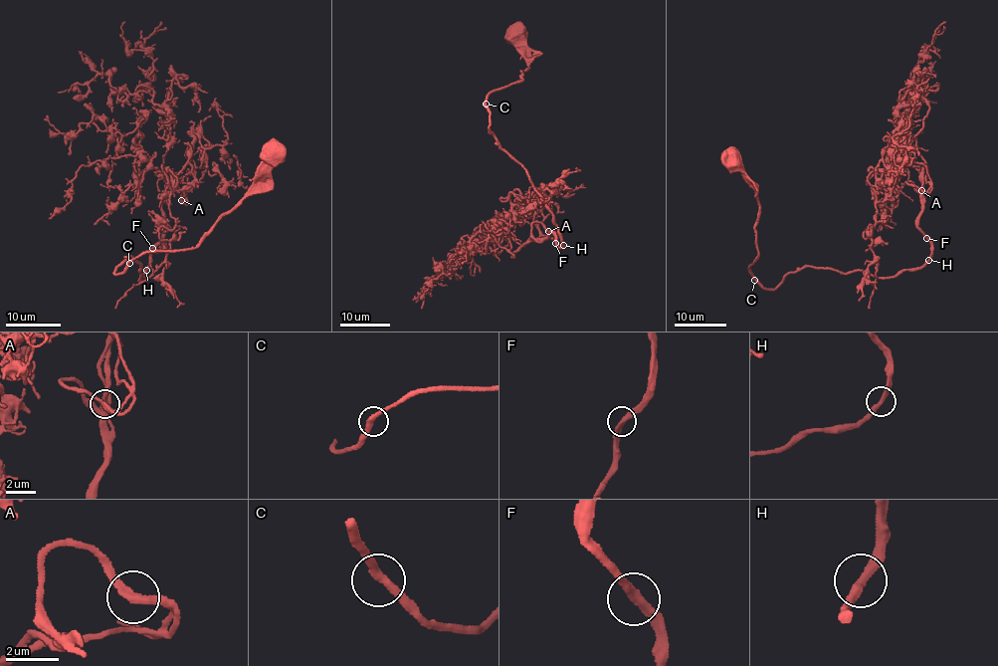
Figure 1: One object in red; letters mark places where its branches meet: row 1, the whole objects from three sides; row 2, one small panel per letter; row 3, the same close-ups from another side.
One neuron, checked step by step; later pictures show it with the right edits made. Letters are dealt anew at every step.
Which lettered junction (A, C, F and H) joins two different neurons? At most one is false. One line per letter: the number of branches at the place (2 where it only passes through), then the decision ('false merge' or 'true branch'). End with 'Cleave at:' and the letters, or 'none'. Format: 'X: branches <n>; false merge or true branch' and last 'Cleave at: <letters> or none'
A: branches 2; true branch
C: branches 2; true branch
F: branches 2; true branch
H: branches 2; true branch
Cleave at: none

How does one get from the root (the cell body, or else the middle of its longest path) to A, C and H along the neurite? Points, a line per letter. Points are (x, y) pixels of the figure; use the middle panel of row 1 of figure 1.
A: (514, 33), (527, 68), (486, 108), (563, 246), (531, 225), (548, 231)
C: (514, 33), (521, 33), (520, 51), (530, 61), (527, 68), (522, 71), (521, 82), (493, 91), (486, 104)
H: (514, 33), (521, 33), (520, 51), (530, 61), (521, 82), (489, 95), (489, 126), (526, 171), (563, 245)

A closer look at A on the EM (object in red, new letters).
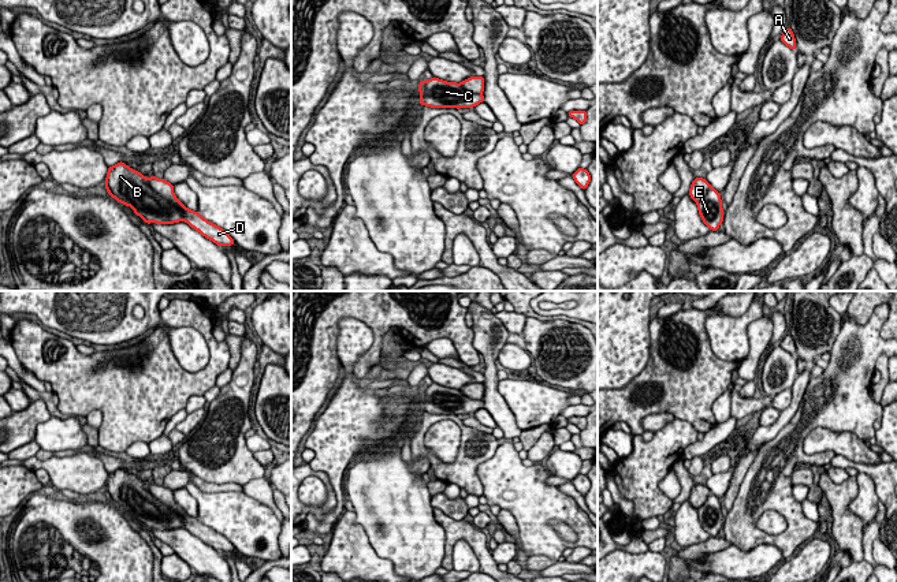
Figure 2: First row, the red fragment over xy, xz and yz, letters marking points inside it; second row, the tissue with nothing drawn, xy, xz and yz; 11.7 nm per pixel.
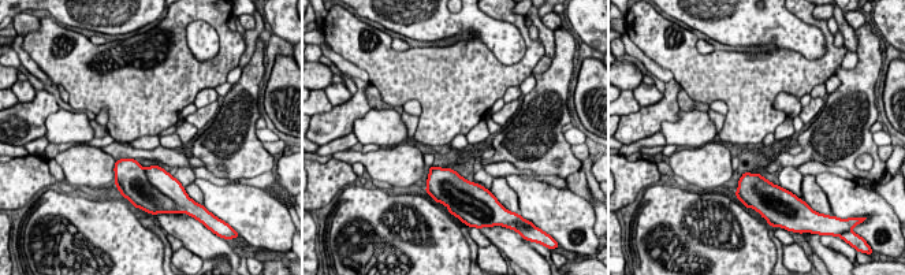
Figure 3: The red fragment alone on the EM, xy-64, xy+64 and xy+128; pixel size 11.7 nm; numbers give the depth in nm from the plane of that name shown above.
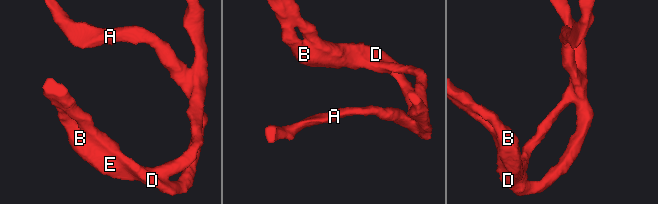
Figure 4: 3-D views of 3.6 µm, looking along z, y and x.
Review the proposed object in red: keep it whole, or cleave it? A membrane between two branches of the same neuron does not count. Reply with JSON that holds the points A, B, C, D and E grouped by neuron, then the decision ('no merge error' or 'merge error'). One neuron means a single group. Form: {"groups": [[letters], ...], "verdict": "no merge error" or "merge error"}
{"groups": [["A", "B", "C", "D", "E"]], "verdict": "no merge error"}

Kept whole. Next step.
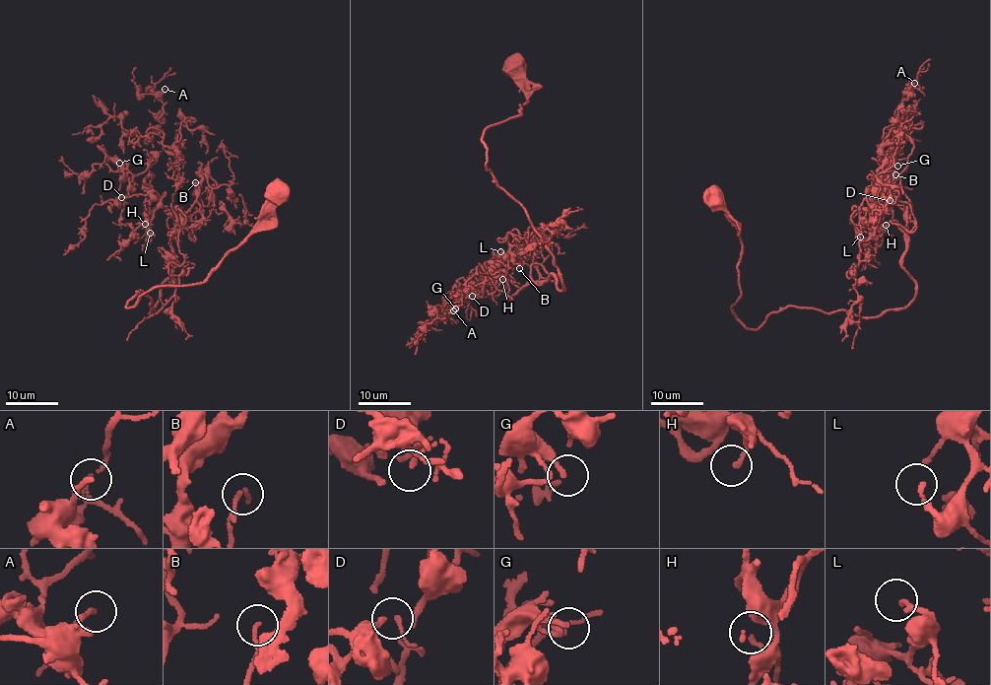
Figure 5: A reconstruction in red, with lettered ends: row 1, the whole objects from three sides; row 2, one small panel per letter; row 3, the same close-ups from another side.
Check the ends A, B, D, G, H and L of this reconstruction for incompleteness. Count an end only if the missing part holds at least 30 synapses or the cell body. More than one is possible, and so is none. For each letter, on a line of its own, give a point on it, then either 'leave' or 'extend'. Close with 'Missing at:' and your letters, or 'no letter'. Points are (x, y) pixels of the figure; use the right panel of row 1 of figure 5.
A: place (914, 83); leave
B: place (895, 174); leave
D: place (890, 200); leave
G: place (897, 166); leave
H: place (886, 225); leave
L: place (860, 237); extend
Missing at: L

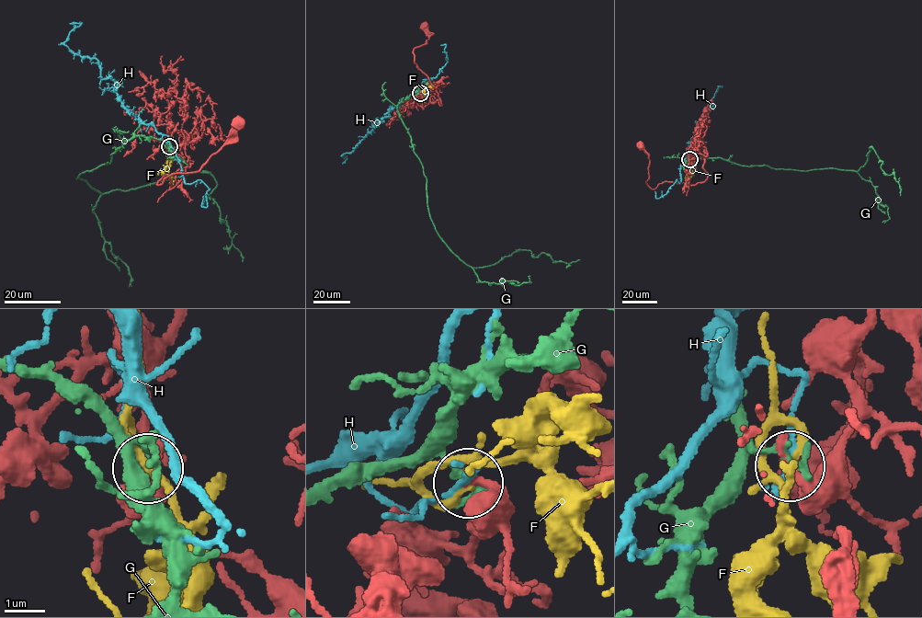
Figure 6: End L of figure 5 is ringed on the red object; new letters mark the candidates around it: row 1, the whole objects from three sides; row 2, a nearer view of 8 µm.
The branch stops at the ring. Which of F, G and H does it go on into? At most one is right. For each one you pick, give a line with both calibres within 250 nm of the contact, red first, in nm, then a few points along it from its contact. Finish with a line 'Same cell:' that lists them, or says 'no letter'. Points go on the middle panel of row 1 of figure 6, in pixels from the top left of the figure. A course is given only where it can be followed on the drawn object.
F: 320/170 nm | via (420, 93), (435, 86)
Same cell: F

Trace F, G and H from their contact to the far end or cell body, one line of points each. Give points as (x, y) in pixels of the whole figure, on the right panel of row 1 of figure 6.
F: (689, 159), (688, 183)
G: (689, 159), (857, 171), (871, 146), (883, 173), (893, 173), (900, 195)
H: (689, 159), (688, 147), (708, 109), (712, 107), (712, 98), (718, 86), (722, 86)

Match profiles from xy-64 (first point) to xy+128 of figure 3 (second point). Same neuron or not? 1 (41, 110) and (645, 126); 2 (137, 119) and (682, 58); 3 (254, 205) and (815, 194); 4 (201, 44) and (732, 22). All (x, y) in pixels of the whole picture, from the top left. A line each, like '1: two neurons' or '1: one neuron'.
1: one neuron
2: one neuron
3: two neurons
4: one neuron

